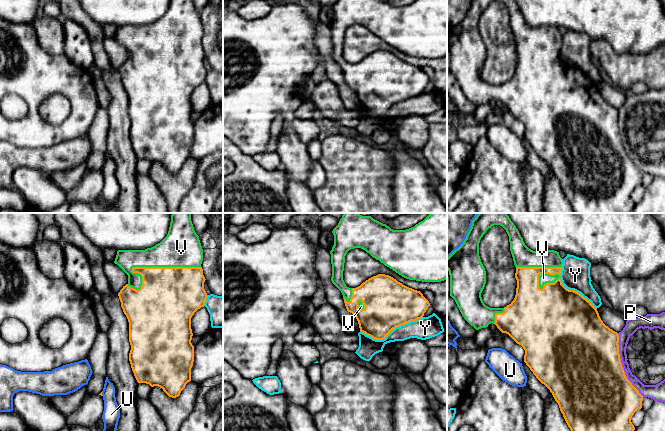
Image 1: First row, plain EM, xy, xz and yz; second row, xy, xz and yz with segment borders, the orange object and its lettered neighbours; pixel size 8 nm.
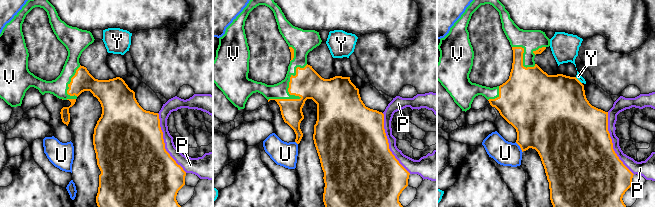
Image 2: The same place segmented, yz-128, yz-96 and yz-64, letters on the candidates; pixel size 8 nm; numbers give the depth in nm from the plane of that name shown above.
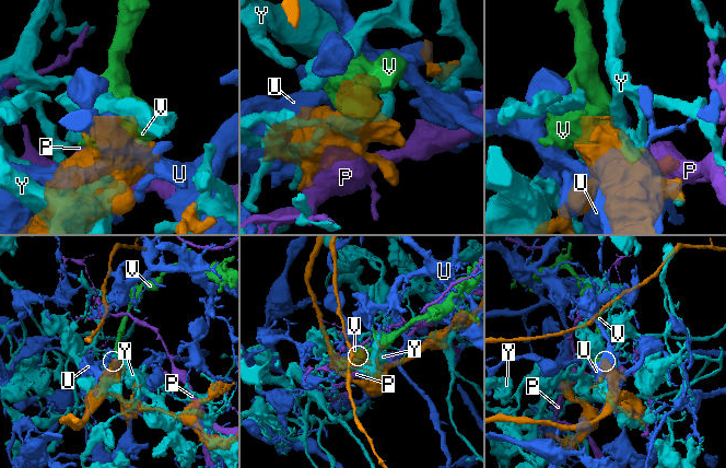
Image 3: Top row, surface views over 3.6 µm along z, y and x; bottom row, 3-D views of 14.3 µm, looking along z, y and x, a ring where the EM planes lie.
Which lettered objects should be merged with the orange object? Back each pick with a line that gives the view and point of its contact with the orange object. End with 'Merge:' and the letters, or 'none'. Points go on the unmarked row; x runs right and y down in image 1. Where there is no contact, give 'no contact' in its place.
V: xy (148, 43)
Merge: V

